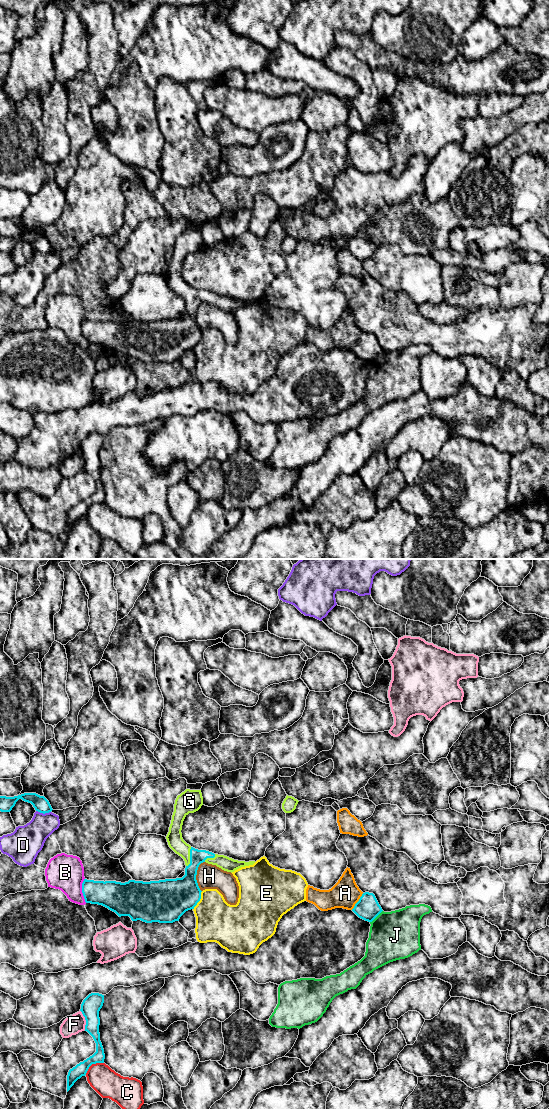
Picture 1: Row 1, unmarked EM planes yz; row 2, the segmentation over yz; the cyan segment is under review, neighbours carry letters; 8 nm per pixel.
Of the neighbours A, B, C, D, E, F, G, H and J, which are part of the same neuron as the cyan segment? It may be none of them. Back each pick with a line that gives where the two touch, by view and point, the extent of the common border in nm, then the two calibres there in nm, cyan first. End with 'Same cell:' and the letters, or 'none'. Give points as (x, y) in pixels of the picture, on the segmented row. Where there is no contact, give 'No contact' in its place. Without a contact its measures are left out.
G: Touches cyan at yz (190, 857). Shared border 170 nm. Thickness 180 nm (cyan) against 130 nm
Same cell: G

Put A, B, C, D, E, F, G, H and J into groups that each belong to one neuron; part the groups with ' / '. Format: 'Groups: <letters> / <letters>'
Groups: A / B / C / D / E / F / G / H / J

